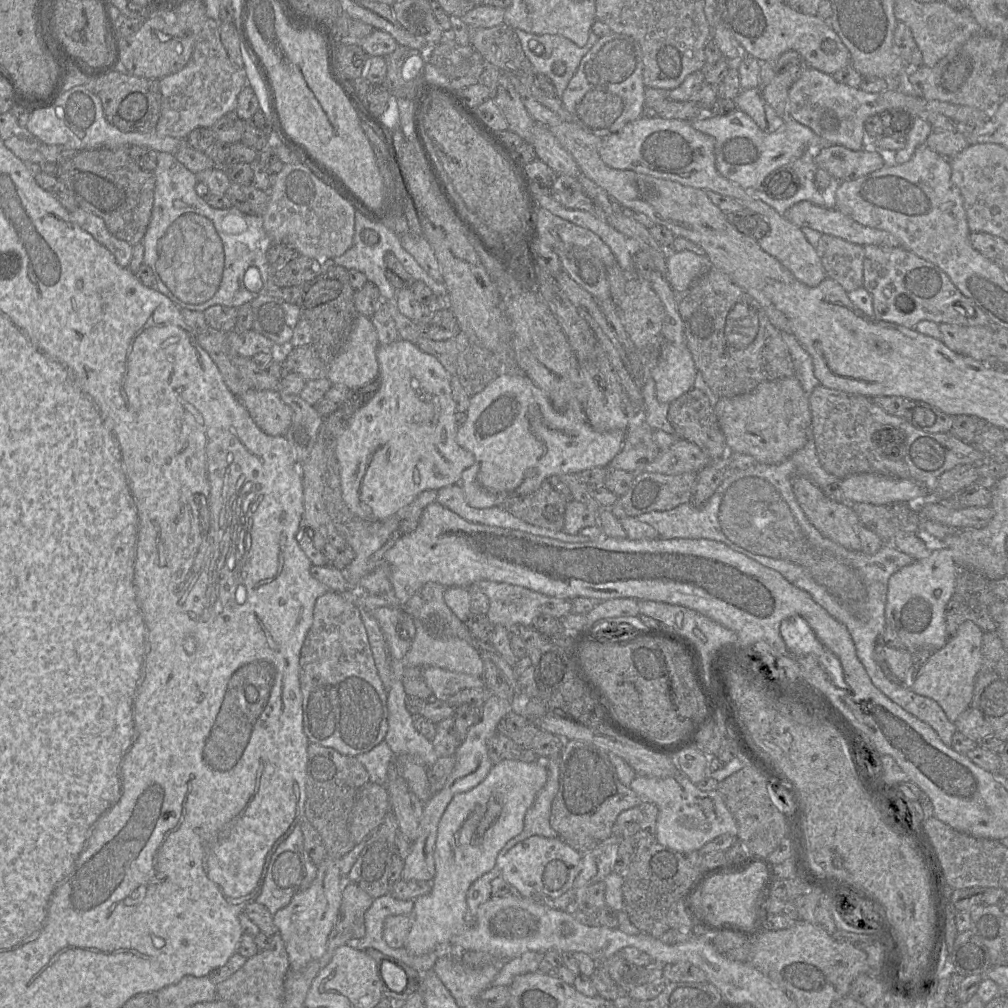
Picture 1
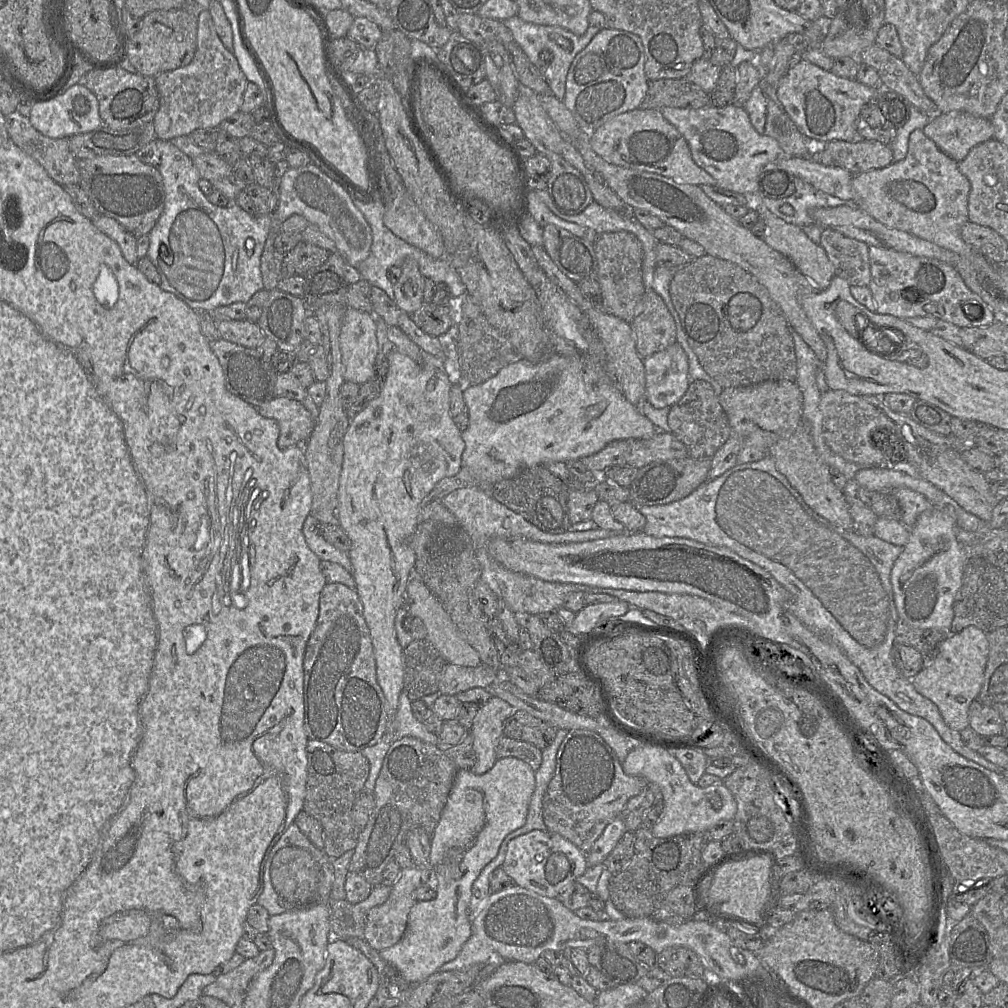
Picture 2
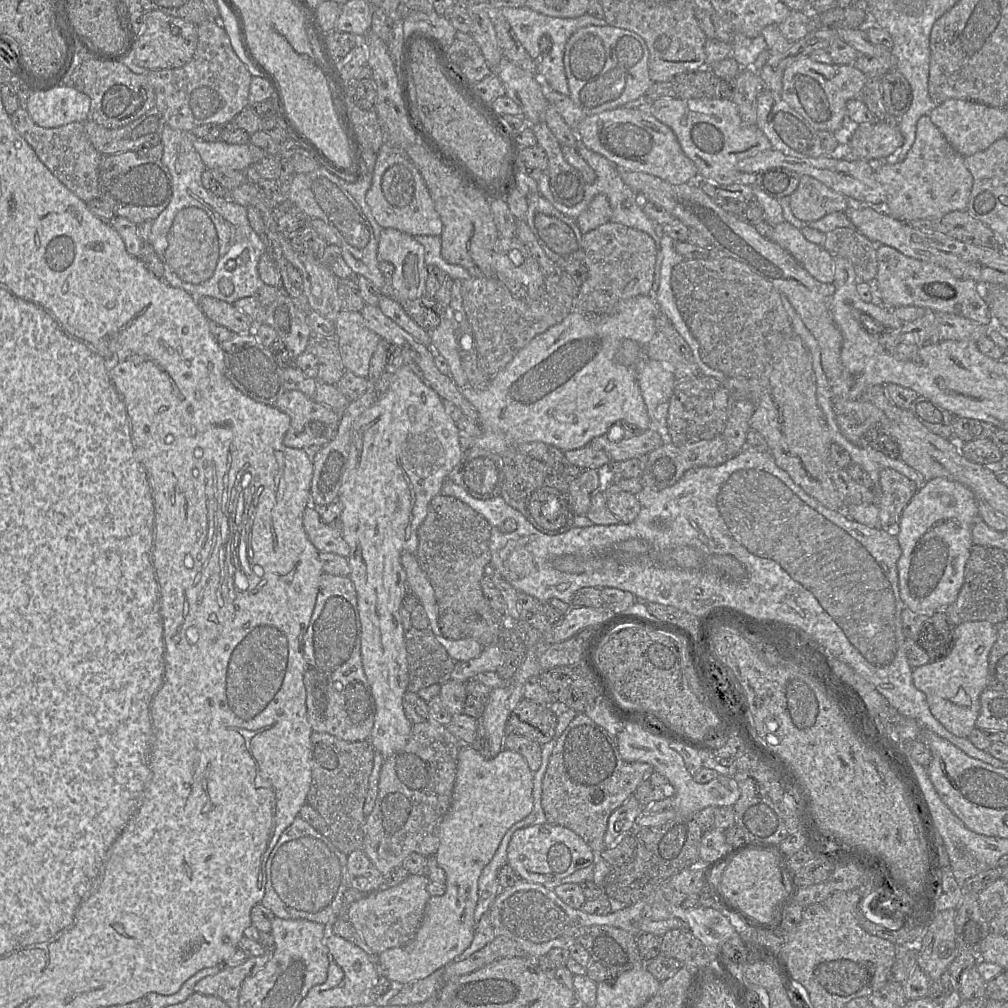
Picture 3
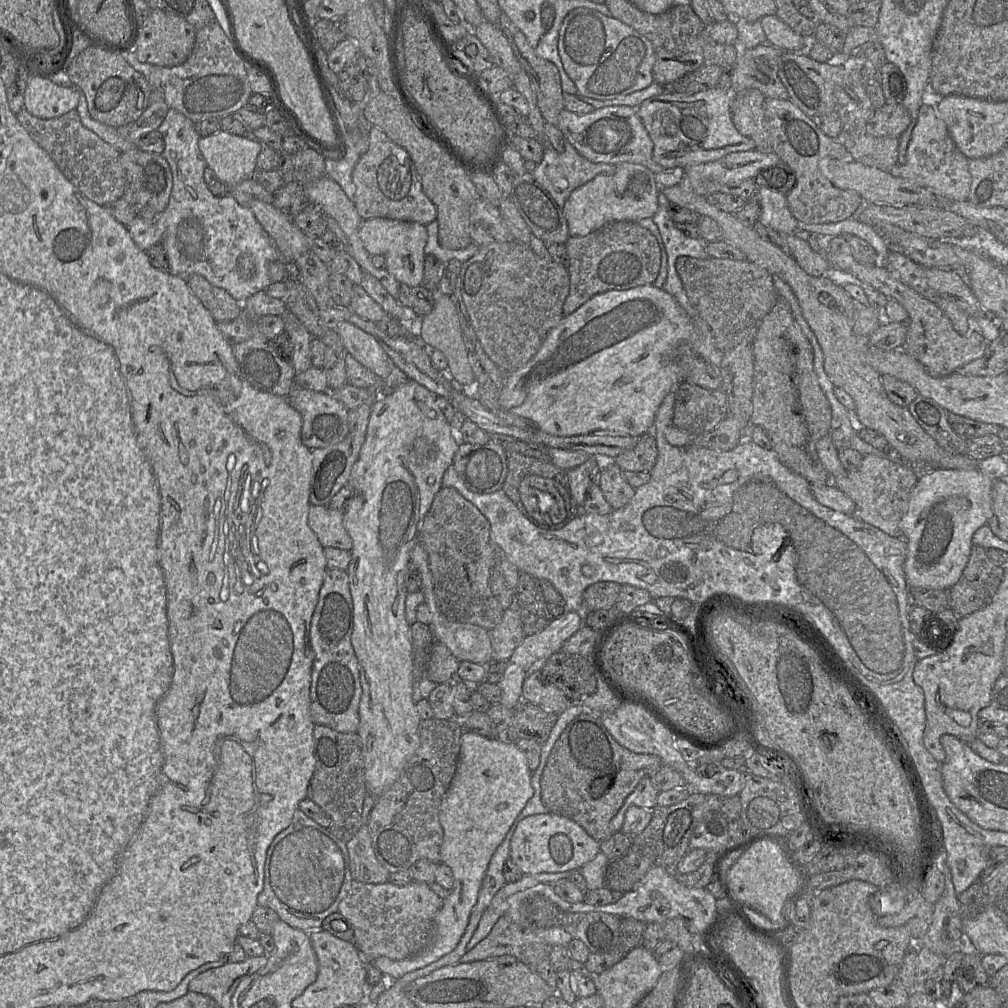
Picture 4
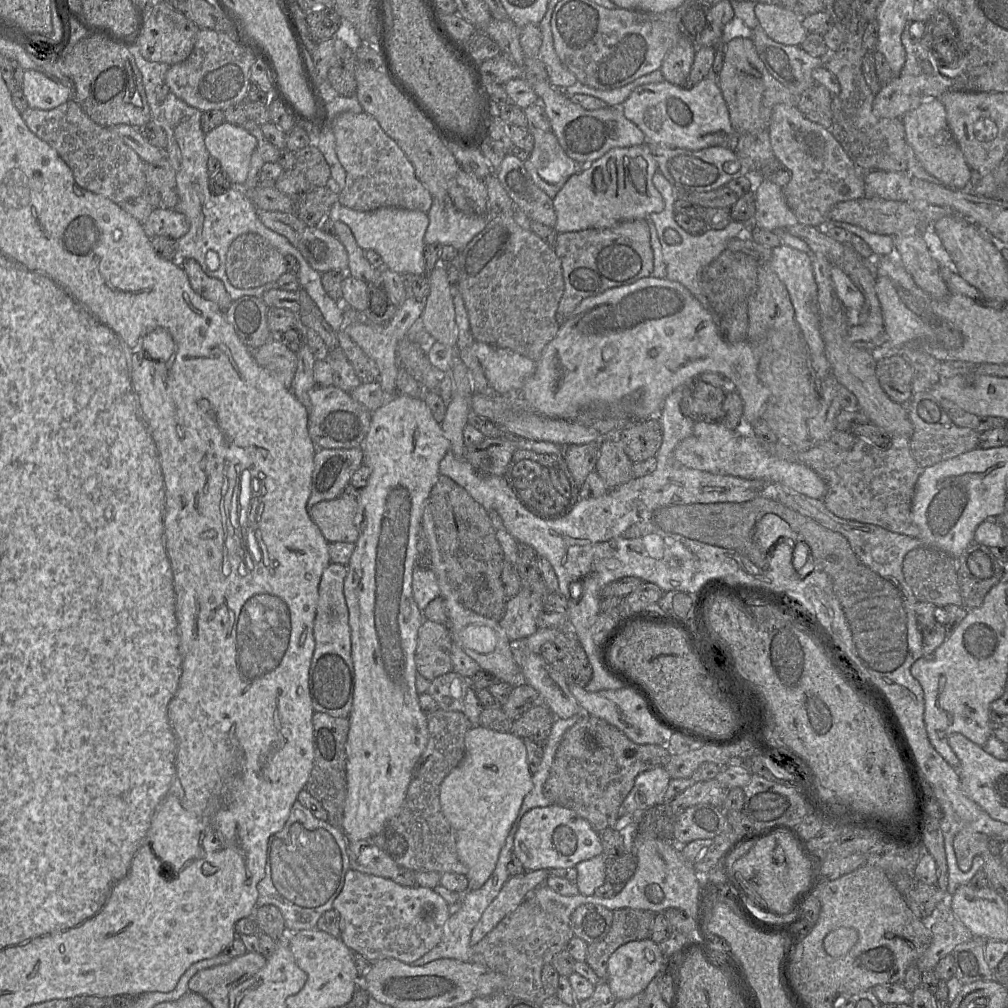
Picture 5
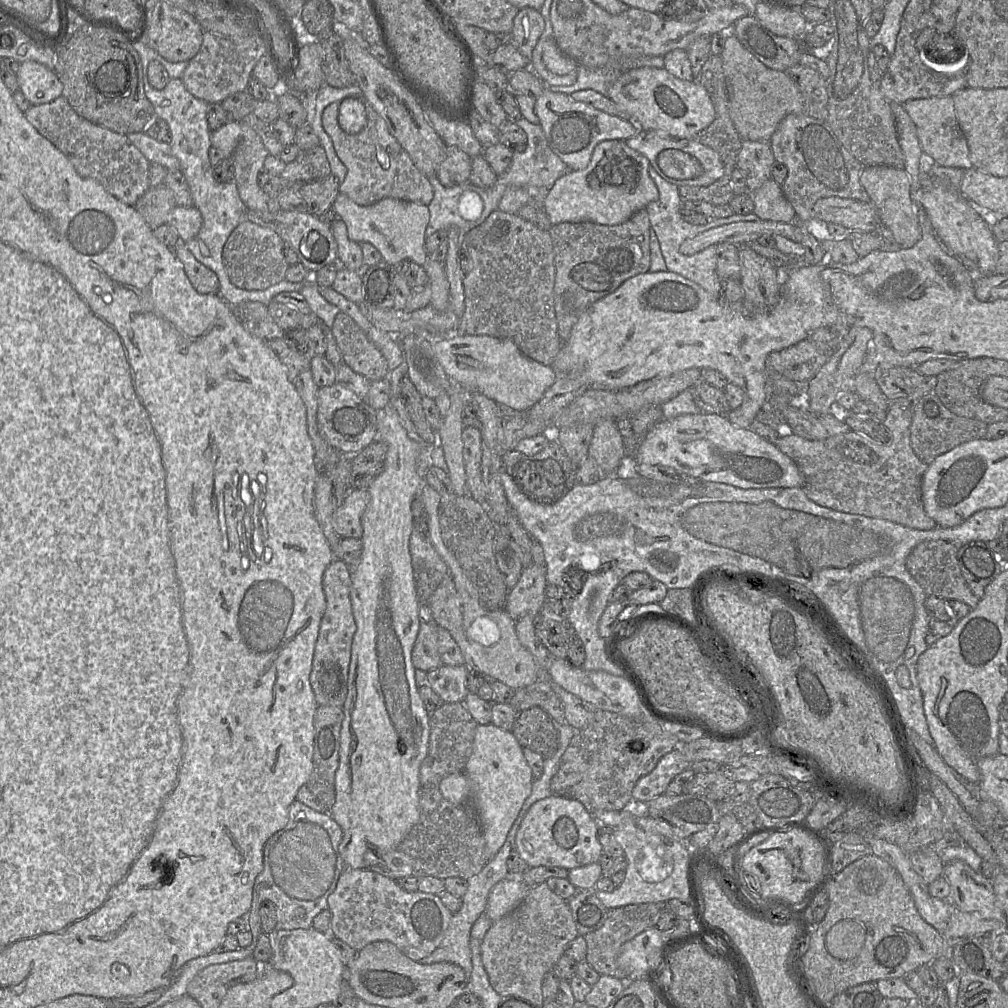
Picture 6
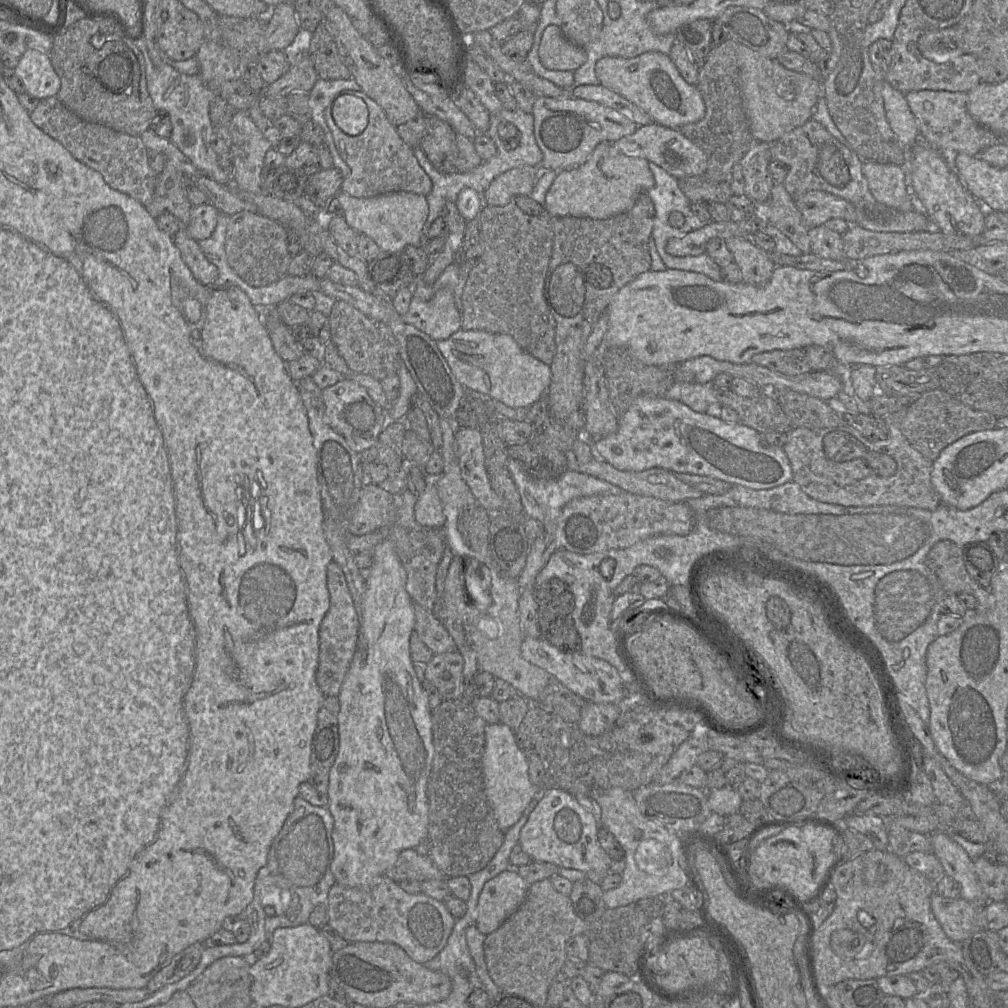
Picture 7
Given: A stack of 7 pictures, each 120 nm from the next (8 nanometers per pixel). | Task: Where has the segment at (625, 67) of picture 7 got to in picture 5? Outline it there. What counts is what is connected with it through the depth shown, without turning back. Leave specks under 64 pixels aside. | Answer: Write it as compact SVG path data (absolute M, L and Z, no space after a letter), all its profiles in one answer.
M714 76L704 78L691 88L666 80L638 86L620 108L625 117L644 133L649 144L692 151L721 146L736 151L739 135L731 124L726 102Z

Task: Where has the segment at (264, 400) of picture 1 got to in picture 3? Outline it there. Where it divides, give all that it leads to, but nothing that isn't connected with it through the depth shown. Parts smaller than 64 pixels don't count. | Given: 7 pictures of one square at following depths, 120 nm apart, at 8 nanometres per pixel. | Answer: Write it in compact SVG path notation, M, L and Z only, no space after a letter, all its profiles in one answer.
M285 391L271 406L276 407L290 417L290 427L283 440L287 447L314 451L331 442L338 431L341 412L316 402L300 391Z

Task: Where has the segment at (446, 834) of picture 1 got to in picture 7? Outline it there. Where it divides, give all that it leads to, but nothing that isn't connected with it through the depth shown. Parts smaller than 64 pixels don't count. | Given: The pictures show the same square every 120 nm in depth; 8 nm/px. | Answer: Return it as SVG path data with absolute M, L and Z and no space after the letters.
M495 723L487 724L484 733L485 749L482 767L486 796L499 828L505 832L521 818L538 787L529 779L527 755L519 748L514 730L505 724Z

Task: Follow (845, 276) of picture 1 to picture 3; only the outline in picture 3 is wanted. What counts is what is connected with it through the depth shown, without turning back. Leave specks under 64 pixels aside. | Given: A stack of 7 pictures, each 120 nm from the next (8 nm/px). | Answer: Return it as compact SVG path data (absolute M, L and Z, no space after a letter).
M839 227L826 234L824 248L833 257L851 261L858 282L873 283L878 270L876 244L854 228Z

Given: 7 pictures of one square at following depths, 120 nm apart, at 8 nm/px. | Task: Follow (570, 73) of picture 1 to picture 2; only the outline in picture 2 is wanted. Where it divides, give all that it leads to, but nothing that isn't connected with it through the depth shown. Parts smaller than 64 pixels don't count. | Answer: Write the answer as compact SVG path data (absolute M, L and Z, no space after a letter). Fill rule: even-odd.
M517 15L504 20L503 22L511 31L514 40L527 55L530 62L543 70L544 79L549 86L550 93L563 101L566 93L566 78L571 63L575 56L591 42L600 29L594 26L589 26L584 35L577 36L559 26L546 26L525 22ZM543 51L549 51L551 53L551 57L546 61L540 59L540 54Z

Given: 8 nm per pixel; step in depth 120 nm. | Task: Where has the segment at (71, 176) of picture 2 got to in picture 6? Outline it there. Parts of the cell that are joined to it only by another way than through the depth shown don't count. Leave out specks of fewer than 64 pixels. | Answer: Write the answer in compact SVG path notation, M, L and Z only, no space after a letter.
M64 96L48 103L31 105L25 112L25 117L69 159L82 177L96 180L123 203L135 205L149 189L150 162L128 140L127 135L116 133L79 116Z

